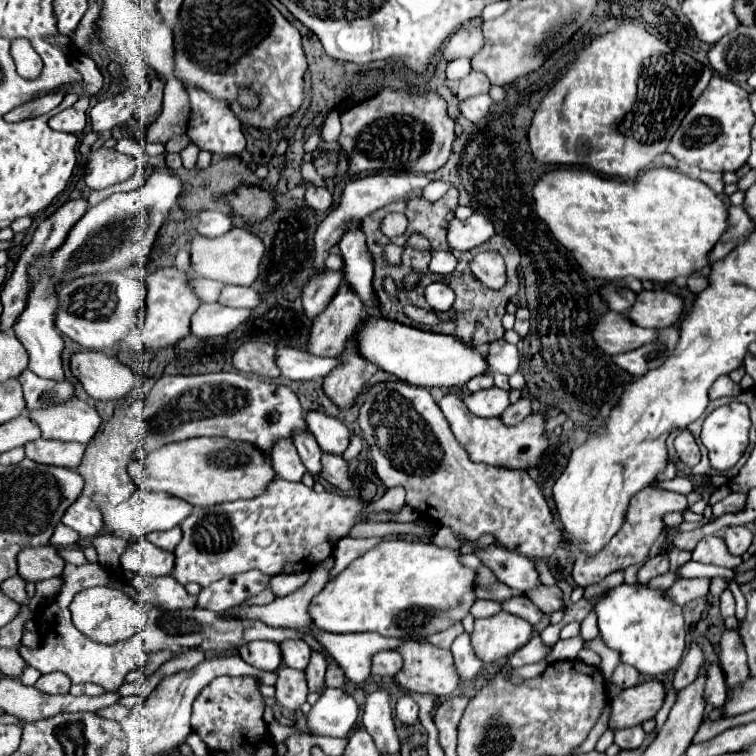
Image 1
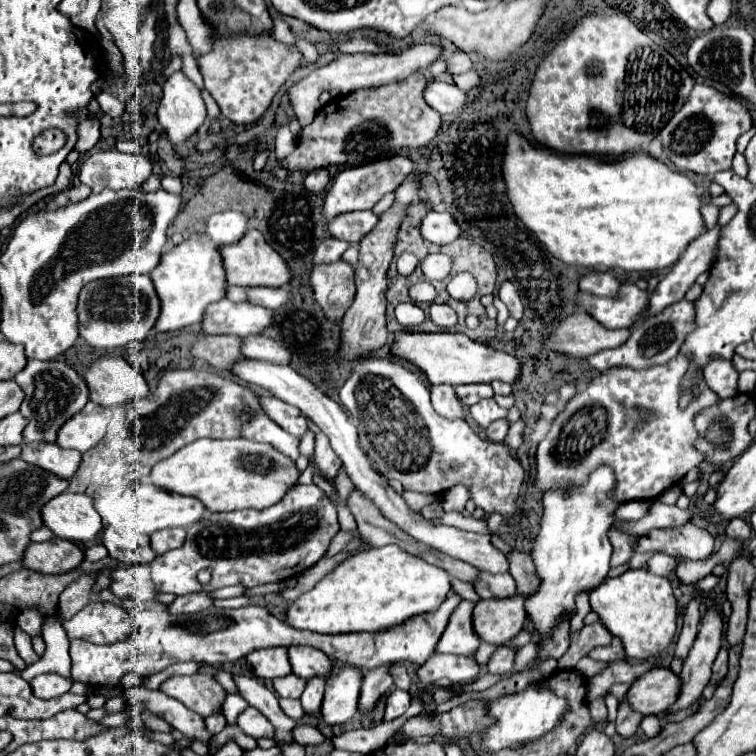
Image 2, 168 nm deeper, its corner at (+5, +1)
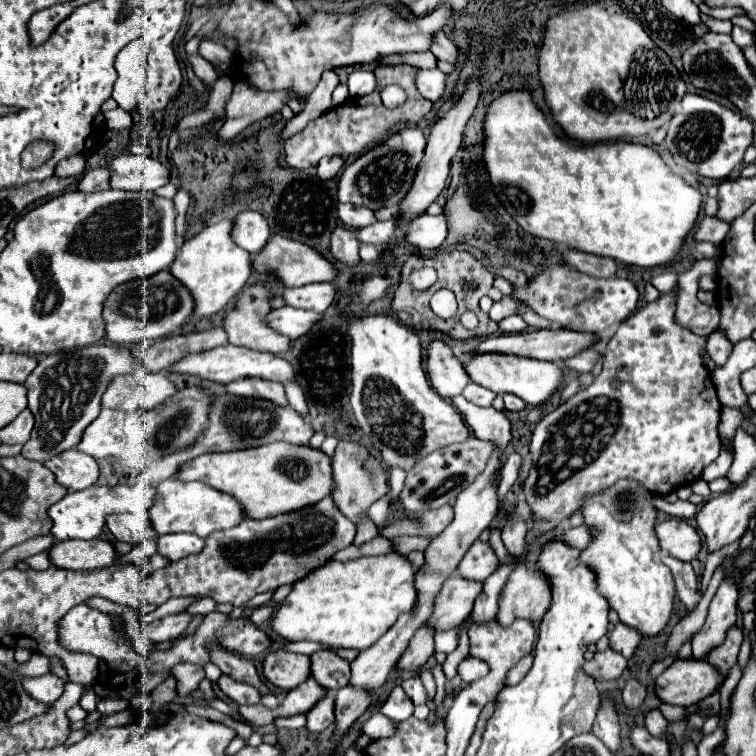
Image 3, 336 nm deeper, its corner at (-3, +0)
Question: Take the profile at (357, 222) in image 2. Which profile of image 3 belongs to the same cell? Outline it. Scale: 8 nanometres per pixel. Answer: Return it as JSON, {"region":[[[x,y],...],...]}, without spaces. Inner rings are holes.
{"region":[[[339,204],[339,218],[351,230],[359,230],[359,228],[363,228],[367,224],[375,224],[377,222],[373,210],[357,208],[353,204]]]}

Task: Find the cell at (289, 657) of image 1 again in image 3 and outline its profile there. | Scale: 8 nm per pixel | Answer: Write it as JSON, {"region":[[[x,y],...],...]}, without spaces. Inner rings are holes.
{"region":[[[321,650],[311,654],[311,678],[315,678],[323,688],[335,692],[349,684],[349,662],[341,656]]]}

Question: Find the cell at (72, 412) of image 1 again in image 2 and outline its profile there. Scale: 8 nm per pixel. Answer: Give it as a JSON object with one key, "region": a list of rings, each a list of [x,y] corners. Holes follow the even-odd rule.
{"region":[[[89,401],[83,407],[83,411],[75,415],[75,419],[69,419],[61,427],[57,435],[57,445],[85,453],[105,437],[109,419],[111,419],[109,407],[101,407]]]}

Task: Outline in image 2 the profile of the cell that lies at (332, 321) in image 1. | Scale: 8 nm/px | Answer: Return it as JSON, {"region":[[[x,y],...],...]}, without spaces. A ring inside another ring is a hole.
{"region":[[[343,259],[321,263],[311,273],[311,285],[315,291],[315,301],[327,319],[335,323],[345,315],[347,307],[351,307],[351,299],[355,297],[353,267]]]}

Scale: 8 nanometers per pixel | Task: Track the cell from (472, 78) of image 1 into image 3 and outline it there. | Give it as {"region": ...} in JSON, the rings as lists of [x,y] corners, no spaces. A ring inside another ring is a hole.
{"region":[[[444,31],[435,33],[430,51],[438,60],[455,64],[458,55],[458,48]]]}

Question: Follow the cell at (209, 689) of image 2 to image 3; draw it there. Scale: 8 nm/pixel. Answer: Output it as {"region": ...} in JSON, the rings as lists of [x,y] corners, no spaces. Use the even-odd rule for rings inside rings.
{"region":[[[175,664],[171,668],[171,674],[177,678],[177,694],[179,696],[189,696],[199,688],[199,682],[205,678],[203,666],[197,664]]]}

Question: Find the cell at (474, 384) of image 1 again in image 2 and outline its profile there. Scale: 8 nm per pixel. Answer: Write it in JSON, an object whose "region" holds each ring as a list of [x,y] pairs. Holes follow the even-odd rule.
{"region":[[[457,385],[455,393],[457,393],[459,401],[467,407],[475,405],[481,399],[491,399],[493,397],[491,385]]]}

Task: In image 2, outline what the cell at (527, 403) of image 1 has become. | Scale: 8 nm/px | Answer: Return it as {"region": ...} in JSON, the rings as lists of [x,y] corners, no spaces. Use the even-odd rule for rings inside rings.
{"region":[[[499,419],[499,421],[491,423],[491,427],[487,427],[485,435],[487,435],[487,439],[489,439],[489,441],[501,443],[501,441],[505,439],[505,435],[507,435],[507,429],[509,429],[509,423],[507,423],[507,419]]]}

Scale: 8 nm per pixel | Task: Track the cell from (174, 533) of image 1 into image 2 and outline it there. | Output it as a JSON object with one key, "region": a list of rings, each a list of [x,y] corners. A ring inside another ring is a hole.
{"region":[[[175,527],[175,531],[155,531],[151,535],[151,549],[157,555],[163,555],[171,549],[177,549],[185,543],[185,535],[187,531],[179,531],[179,527]]]}

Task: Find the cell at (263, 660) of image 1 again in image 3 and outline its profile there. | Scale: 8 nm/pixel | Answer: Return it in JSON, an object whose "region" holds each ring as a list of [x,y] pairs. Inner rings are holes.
{"region":[[[283,648],[269,652],[263,660],[263,674],[277,688],[291,690],[309,678],[309,656],[293,654]]]}

